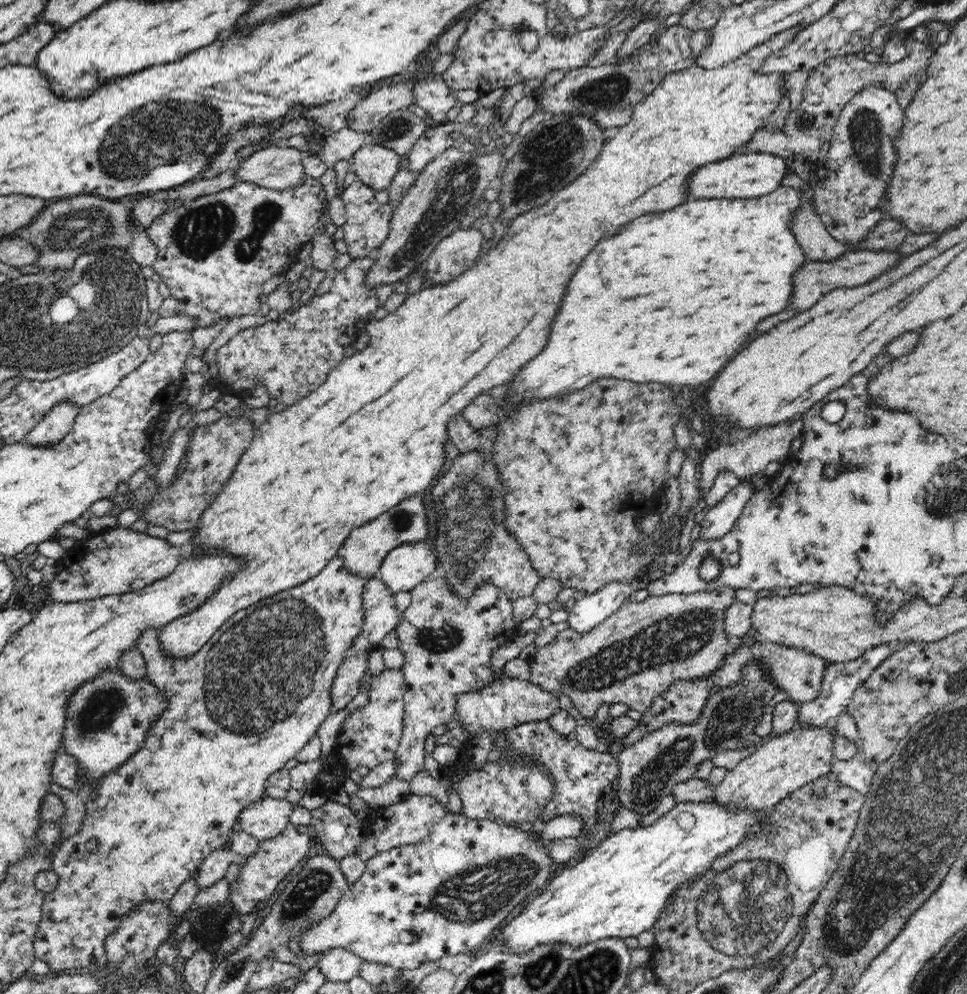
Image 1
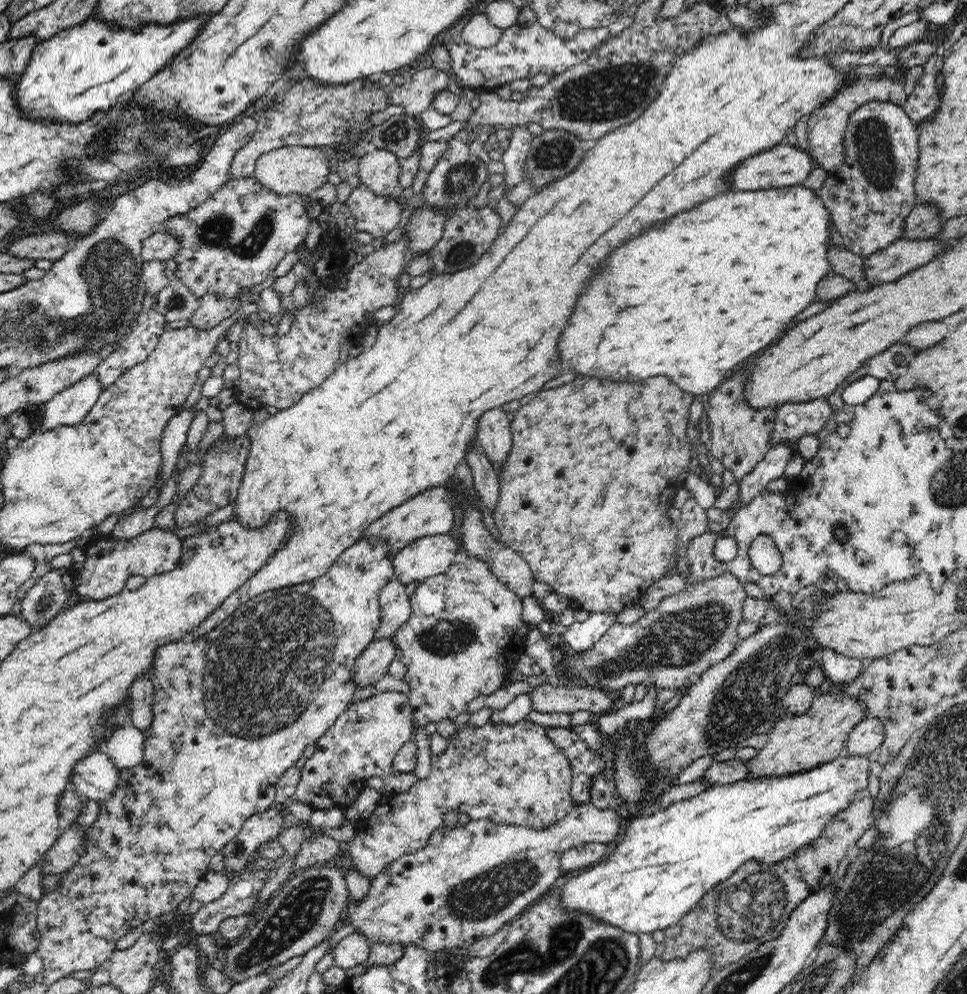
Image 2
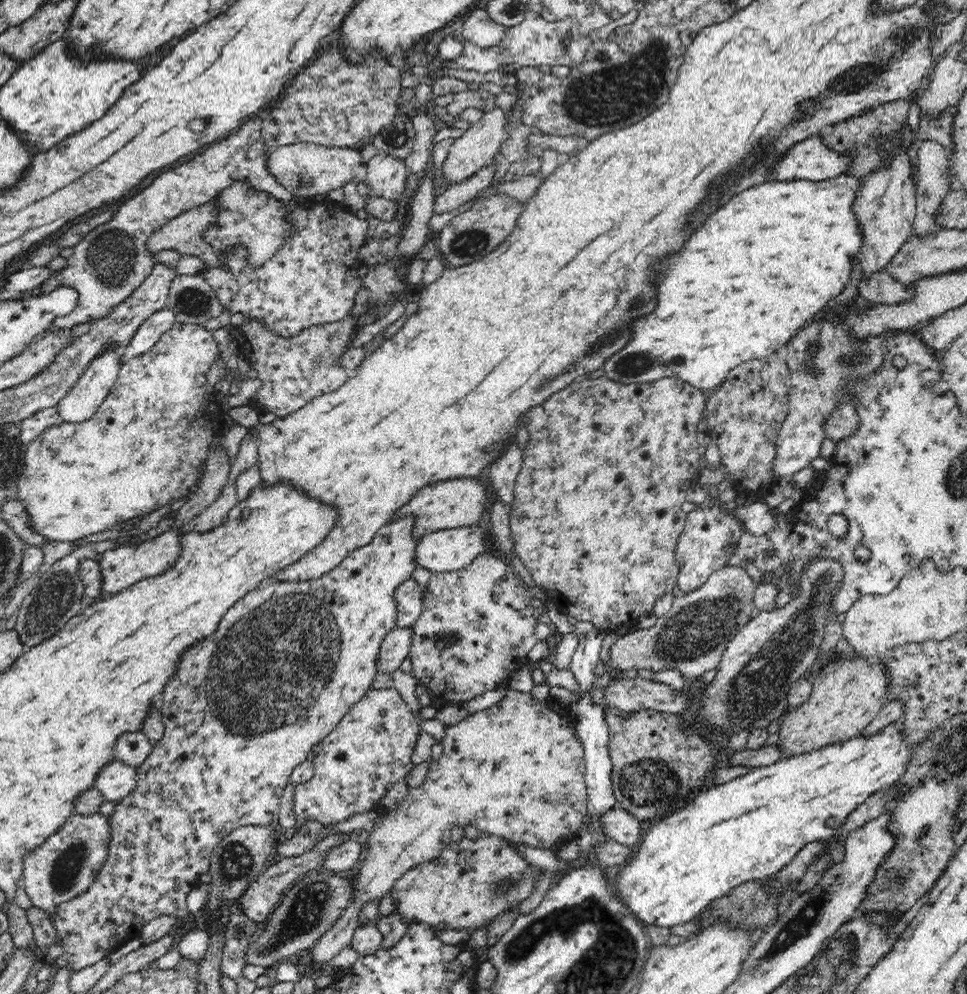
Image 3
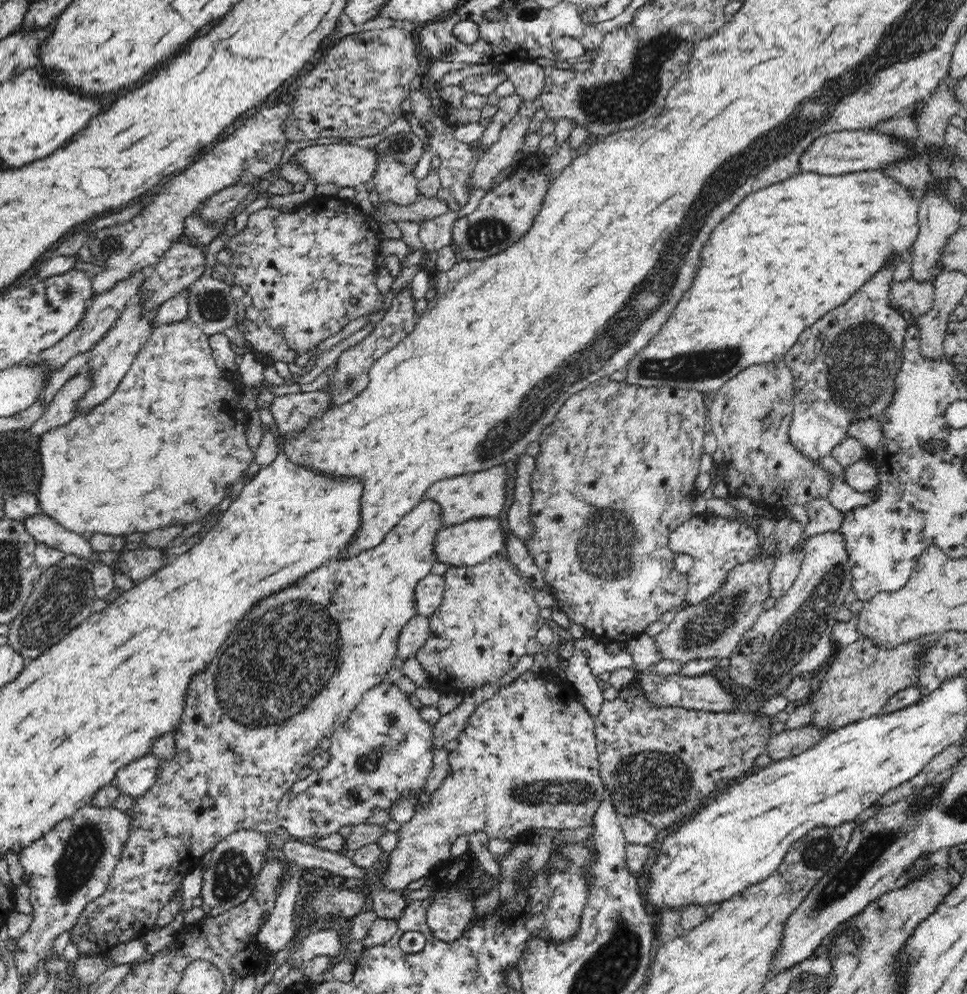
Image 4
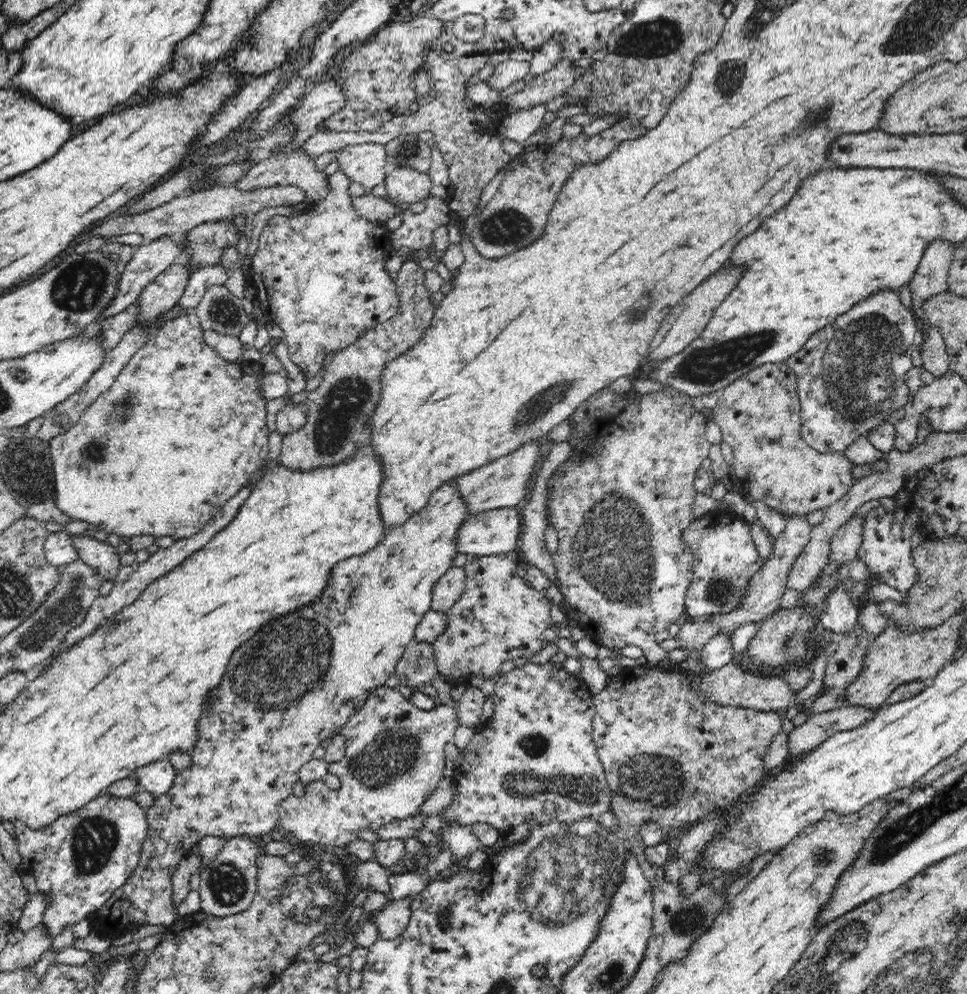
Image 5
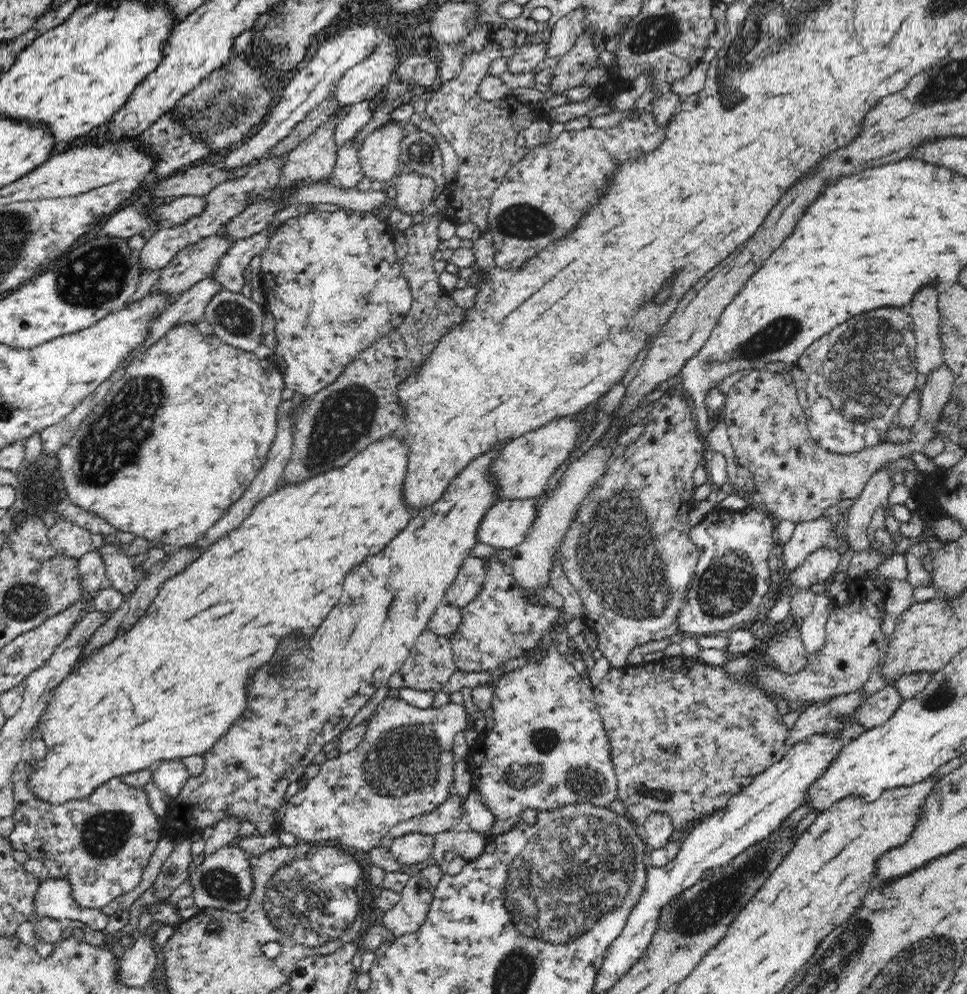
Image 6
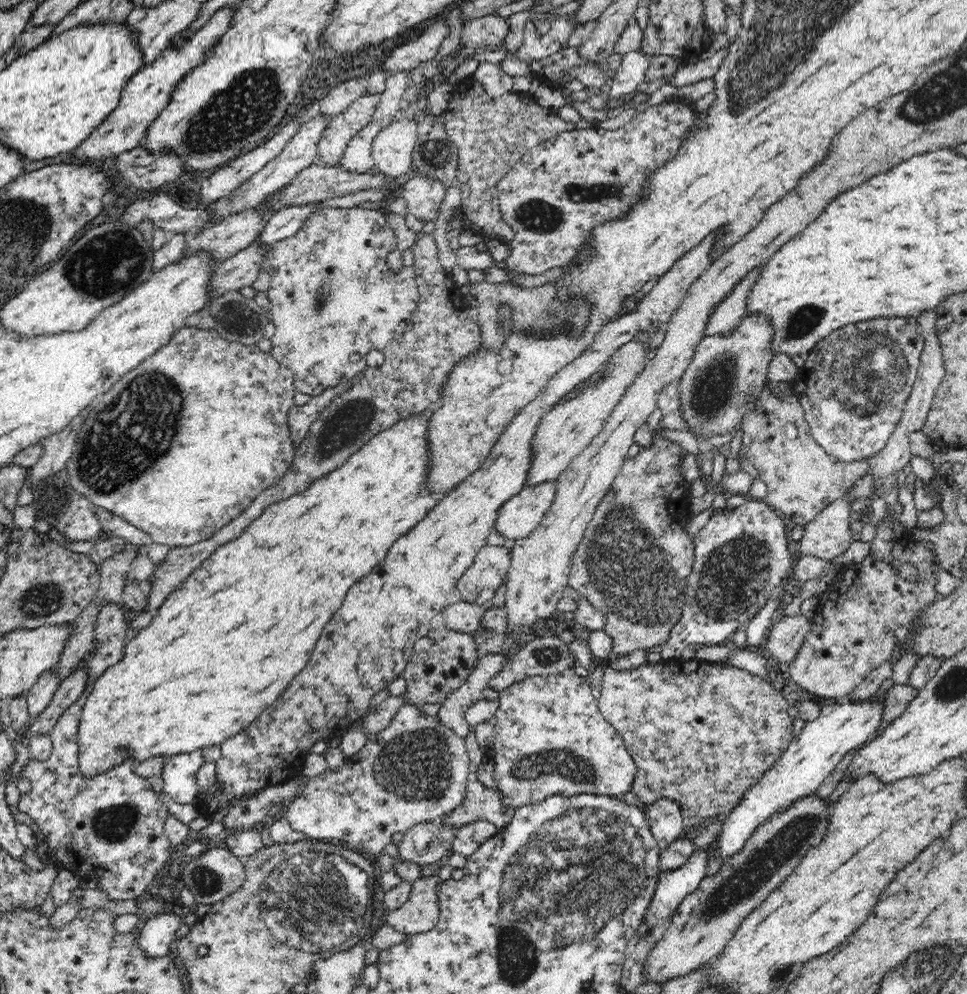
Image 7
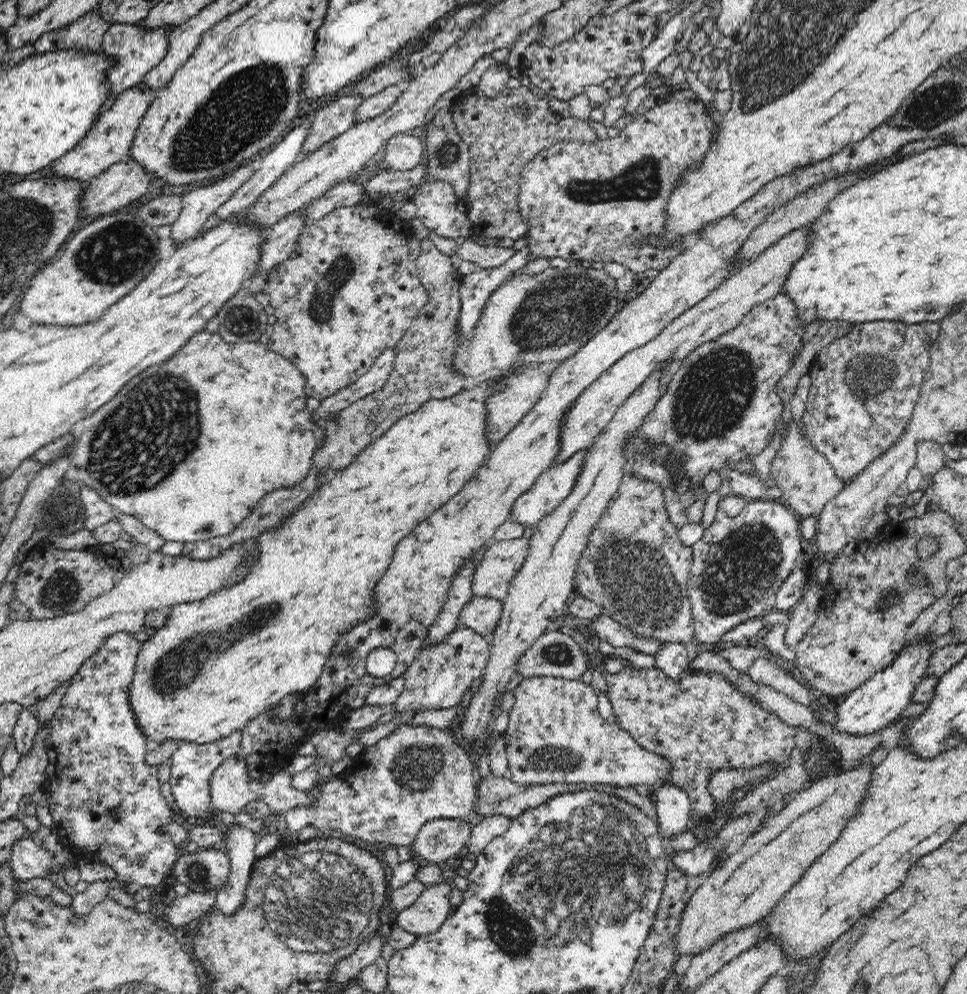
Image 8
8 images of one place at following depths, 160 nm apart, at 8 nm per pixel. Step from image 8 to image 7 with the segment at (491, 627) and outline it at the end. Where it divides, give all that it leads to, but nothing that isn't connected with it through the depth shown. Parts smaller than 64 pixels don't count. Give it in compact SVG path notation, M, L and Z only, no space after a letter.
M462 601L452 604L443 611L446 629L474 635L482 630L482 620L487 606Z

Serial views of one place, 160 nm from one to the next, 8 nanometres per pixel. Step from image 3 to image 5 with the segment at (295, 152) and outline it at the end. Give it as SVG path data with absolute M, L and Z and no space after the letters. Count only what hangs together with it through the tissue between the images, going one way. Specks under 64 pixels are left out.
M366 142L340 149L335 159L350 181L372 190L386 180L384 166L388 156L384 144Z

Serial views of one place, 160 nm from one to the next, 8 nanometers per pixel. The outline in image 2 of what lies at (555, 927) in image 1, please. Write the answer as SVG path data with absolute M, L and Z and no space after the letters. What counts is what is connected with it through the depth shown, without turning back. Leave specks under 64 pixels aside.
M843 752L834 760L794 774L750 775L732 784L707 788L651 815L630 817L625 823L622 840L615 844L614 852L606 860L579 876L565 875L561 881L564 886L561 906L567 910L583 910L638 935L677 925L704 895L729 879L745 862L776 864L791 859L800 849L814 842L834 816L852 804L855 794L866 789L872 774L870 763L876 753L858 756Z

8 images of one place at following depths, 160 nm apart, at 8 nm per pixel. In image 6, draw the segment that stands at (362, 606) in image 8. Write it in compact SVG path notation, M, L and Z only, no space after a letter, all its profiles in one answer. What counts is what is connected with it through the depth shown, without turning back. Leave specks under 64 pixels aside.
M387 435L380 440L368 444L362 452L353 456L346 466L338 467L328 472L313 476L311 479L292 485L279 486L266 498L258 501L249 515L234 529L222 536L210 545L185 571L173 576L162 585L162 592L158 594L147 614L142 616L140 622L136 622L134 628L130 628L126 634L120 636L103 646L92 660L84 662L80 668L71 672L55 690L48 701L47 709L41 716L44 722L44 732L40 732L42 740L48 745L48 754L45 759L31 762L35 765L35 771L31 774L29 787L39 798L52 804L64 804L74 798L90 796L96 788L104 782L108 782L116 776L130 774L156 765L161 761L183 759L192 755L202 755L216 742L220 742L231 726L247 710L247 688L251 683L252 674L264 666L274 652L278 650L276 644L280 638L292 636L292 634L304 634L312 636L316 628L324 622L328 612L338 604L338 598L342 596L342 582L346 574L360 562L364 562L366 556L374 556L382 552L384 548L401 530L408 526L418 508L412 508L405 503L403 498L403 486L408 470L409 444L401 435Z

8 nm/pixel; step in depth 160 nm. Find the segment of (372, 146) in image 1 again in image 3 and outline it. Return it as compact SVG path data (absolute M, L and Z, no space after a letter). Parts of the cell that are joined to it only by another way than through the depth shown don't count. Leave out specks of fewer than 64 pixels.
M380 152L365 167L367 174L364 183L370 188L372 196L394 201L401 207L407 205L405 190L409 174L405 160Z

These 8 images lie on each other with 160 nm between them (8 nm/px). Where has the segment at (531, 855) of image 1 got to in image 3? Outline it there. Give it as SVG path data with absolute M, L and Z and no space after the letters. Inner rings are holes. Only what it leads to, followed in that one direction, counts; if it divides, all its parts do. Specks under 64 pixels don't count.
M616 806L611 811L603 814L603 830L610 839L628 846L637 846L641 842L641 821L633 814ZM486 833L478 840L462 839L459 843L451 842L438 858L406 871L396 883L391 895L396 898L396 909L410 923L412 920L429 925L449 926L456 930L472 930L487 926L498 914L507 912L510 904L519 905L536 888L536 876L540 871L528 865L524 857L510 845L509 841Z

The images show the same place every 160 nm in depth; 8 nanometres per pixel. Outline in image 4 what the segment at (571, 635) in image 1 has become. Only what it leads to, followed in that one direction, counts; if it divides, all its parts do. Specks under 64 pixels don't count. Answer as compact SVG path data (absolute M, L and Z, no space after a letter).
M792 516L777 521L772 535L772 552L735 566L728 573L726 582L712 598L696 606L683 607L678 611L674 621L668 624L661 634L656 636L656 646L662 657L681 663L690 660L730 657L742 636L754 627L756 620L764 614L763 603L771 597L770 578L772 567L782 556L792 552L800 544L804 527Z

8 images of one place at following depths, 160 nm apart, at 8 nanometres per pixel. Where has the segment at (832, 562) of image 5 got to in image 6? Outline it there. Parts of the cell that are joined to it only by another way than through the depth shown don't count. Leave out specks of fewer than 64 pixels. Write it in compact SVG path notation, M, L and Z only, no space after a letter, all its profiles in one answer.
M882 464L876 472L868 478L866 486L860 496L854 499L853 506L847 511L848 526L846 526L846 540L850 542L852 550L868 548L868 526L878 506L888 507L888 496L892 492L893 469L887 464Z

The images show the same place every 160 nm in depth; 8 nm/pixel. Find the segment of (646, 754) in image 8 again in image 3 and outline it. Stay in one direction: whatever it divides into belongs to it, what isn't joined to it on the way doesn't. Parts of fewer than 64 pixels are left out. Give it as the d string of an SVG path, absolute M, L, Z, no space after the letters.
M508 688L499 702L446 726L441 741L444 753L435 761L424 784L411 789L395 810L382 814L375 829L369 832L369 839L365 842L368 850L356 877L357 892L342 916L308 951L313 962L328 962L351 944L359 927L357 922L362 907L391 894L406 871L438 858L449 847L450 834L455 826L471 826L482 834L498 836L510 843L544 849L550 848L554 842L566 840L567 835L575 835L588 816L588 793L584 743L576 733L575 720L569 711L567 705L557 704L552 698L536 700L530 691Z

